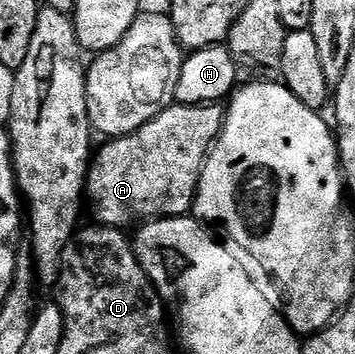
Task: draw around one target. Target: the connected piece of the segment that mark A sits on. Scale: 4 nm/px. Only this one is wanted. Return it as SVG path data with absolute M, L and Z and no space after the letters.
M174 103L135 132L125 137L106 140L105 146L96 150L87 178L87 197L90 202L93 200L93 209L97 212L96 220L110 227L126 227L125 225L133 224L136 226L142 219L186 216L193 208L194 199L197 198L197 184L201 178L205 158L208 157L213 142L221 134L224 125L225 109L220 104Z

